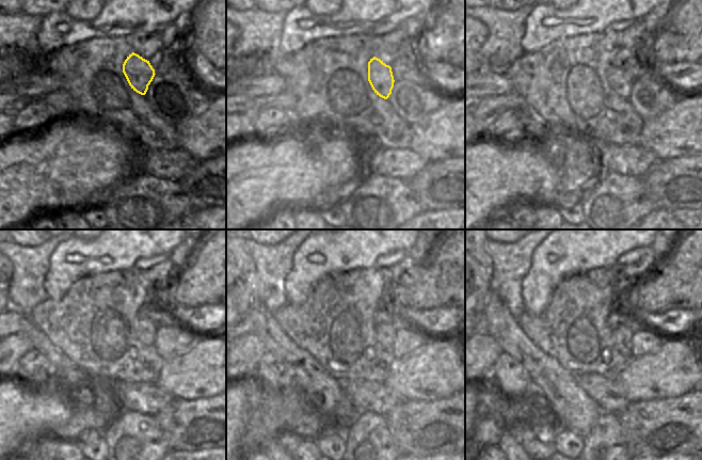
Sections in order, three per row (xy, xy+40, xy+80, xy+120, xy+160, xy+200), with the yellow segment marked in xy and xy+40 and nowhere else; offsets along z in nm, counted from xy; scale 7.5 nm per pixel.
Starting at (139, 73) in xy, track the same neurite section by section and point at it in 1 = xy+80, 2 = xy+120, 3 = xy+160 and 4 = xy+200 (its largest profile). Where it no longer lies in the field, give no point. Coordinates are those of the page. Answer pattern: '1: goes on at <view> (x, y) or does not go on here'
1: goes on at xy+80 (620, 84)
2: goes on at xy+120 (145, 329)
3: goes on at xy+160 (385, 332)
4: goes on at xy+200 (623, 335)

